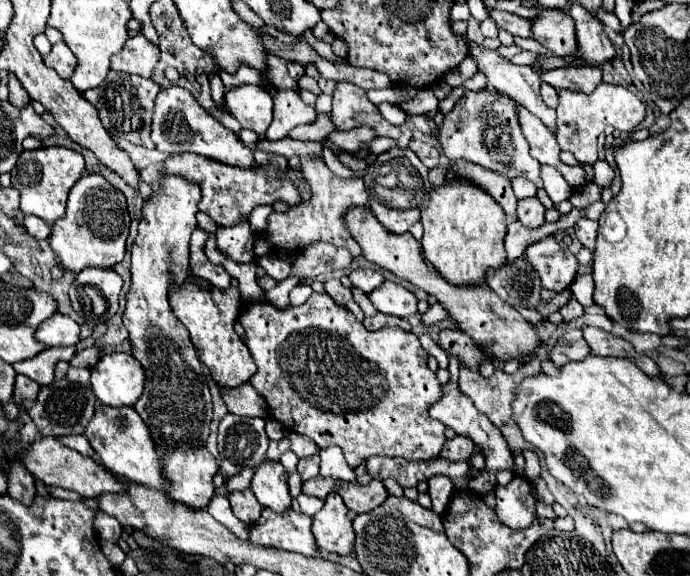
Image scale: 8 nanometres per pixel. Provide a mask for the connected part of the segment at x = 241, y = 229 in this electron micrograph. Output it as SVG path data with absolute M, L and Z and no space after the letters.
M242 220L238 226L222 228L218 226L216 230L216 244L222 252L230 254L236 262L250 262L252 260L252 248L250 248L250 230L248 222Z

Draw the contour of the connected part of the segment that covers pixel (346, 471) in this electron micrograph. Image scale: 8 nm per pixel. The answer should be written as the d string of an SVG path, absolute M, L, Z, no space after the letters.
M330 446L330 448L320 450L320 458L322 458L320 476L328 476L334 480L350 480L350 482L356 480L354 470L346 464L342 450L338 446Z

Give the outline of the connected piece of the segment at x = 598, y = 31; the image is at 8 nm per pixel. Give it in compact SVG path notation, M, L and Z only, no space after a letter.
M574 2L568 12L576 22L576 36L580 46L580 64L592 66L598 62L606 62L616 56L616 50L610 38L604 34L602 22L588 12L582 4Z

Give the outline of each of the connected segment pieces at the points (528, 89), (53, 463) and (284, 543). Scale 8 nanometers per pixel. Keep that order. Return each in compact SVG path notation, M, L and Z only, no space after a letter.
M468 42L470 44L470 56L474 56L478 60L478 70L484 72L488 76L488 88L492 90L500 90L502 94L508 94L510 98L518 100L520 104L524 104L534 116L538 116L548 128L550 132L556 132L556 110L554 108L548 108L544 102L542 102L542 96L540 96L540 76L534 68L530 66L516 66L516 64L510 64L506 60L500 60L498 52L496 50L484 50L482 46L474 44L474 42Z
M40 438L32 444L30 450L22 452L24 466L40 478L46 486L60 486L66 490L74 490L82 494L84 498L98 498L100 494L106 492L126 492L126 486L122 484L120 478L116 478L110 470L106 470L102 464L98 464L94 458L82 456L80 452L74 452L60 444L58 438Z
M264 508L262 516L250 526L250 540L262 546L274 546L288 552L298 552L304 556L316 554L316 542L310 532L312 518L300 512L276 514Z

